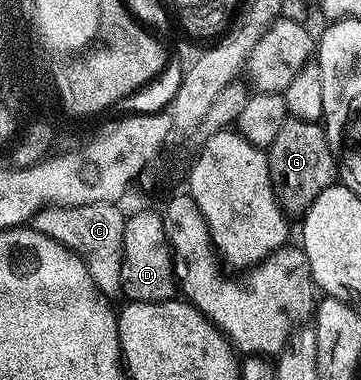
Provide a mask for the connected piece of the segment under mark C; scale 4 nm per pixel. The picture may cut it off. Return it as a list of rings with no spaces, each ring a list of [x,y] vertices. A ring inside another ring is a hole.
[[[92,203],[70,207],[45,207],[31,220],[34,231],[43,233],[71,249],[87,265],[97,288],[110,301],[122,298],[123,292],[123,229],[126,212],[120,211],[117,203]]]

